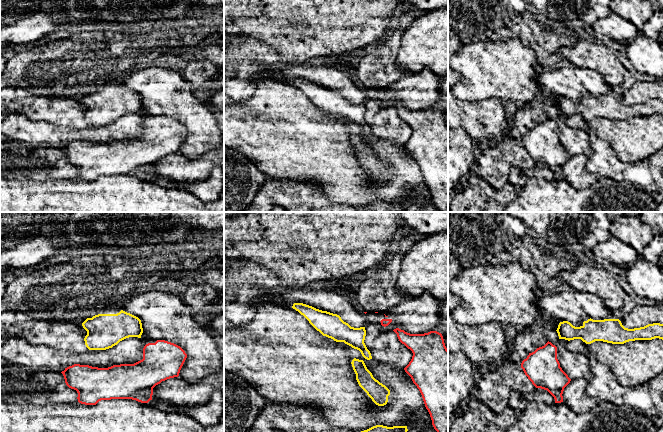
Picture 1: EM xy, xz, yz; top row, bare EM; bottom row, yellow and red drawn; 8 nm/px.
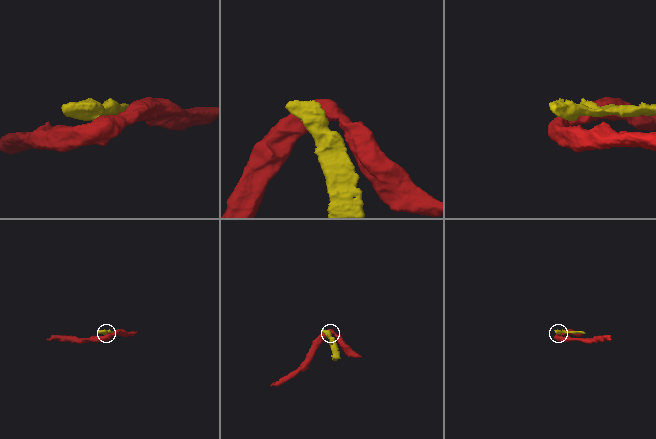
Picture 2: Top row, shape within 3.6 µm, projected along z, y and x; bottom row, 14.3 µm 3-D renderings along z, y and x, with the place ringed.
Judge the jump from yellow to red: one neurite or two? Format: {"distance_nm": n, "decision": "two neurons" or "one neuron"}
{"distance_nm": 70, "decision": "two neurons"}

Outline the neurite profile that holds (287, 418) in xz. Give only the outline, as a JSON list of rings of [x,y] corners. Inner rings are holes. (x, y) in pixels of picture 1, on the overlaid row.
[[[268,401],[247,432],[357,432],[333,427],[313,406],[277,404]]]

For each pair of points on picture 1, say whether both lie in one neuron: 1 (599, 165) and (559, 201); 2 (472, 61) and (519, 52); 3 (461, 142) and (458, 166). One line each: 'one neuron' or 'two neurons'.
1: two neurons
2: one neuron
3: one neuron

